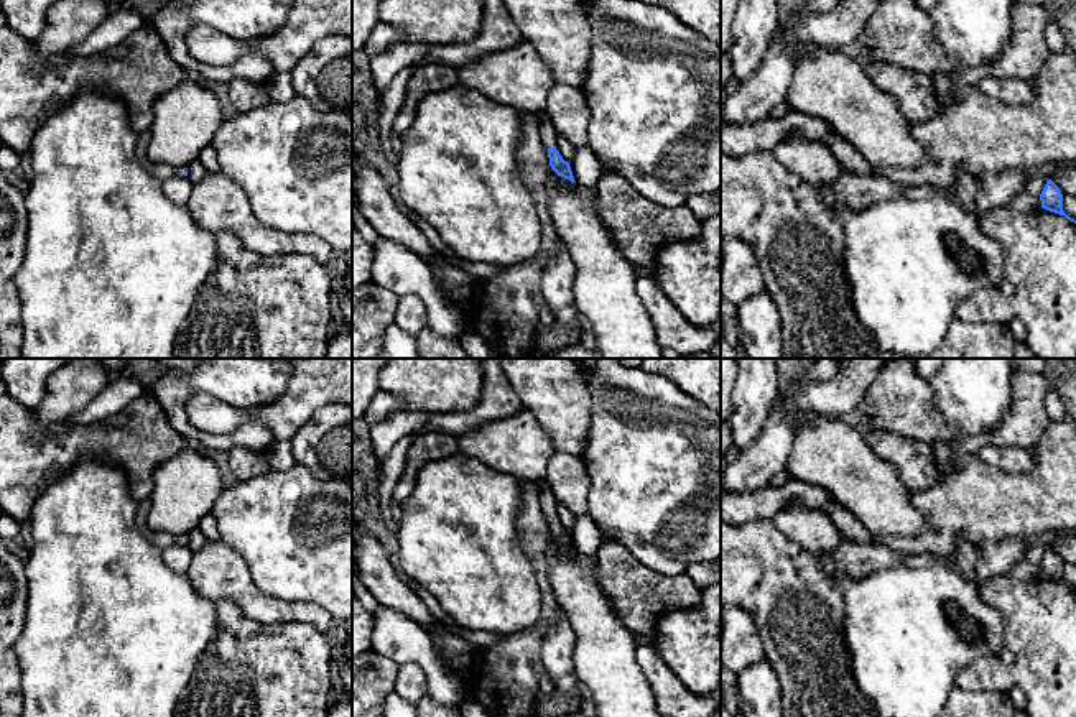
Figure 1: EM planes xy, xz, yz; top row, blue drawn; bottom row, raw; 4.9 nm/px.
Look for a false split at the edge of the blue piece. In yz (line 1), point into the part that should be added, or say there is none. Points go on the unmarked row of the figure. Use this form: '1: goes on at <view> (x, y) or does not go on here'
1: does not go on here

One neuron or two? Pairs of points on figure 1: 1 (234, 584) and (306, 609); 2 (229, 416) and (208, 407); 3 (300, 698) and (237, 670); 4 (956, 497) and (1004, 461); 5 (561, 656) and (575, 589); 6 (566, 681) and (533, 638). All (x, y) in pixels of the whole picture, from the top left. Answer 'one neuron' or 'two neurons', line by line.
1: one neuron
2: one neuron
3: one neuron
4: two neurons
5: two neurons
6: two neurons

